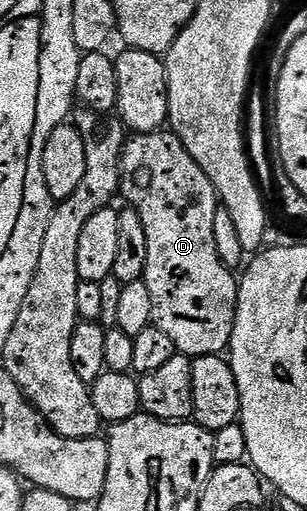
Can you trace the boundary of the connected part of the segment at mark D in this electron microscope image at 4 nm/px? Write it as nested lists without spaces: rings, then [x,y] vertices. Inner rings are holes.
[[[163,128],[161,130],[153,130],[150,134],[135,133],[133,136],[127,137],[126,144],[122,147],[122,185],[120,187],[120,194],[123,199],[126,197],[125,205],[129,207],[129,209],[135,210],[140,216],[140,220],[144,220],[144,233],[148,235],[148,264],[146,265],[146,276],[144,281],[148,288],[148,292],[152,296],[153,326],[160,328],[160,332],[166,333],[166,335],[172,339],[172,344],[177,353],[184,354],[191,360],[199,358],[200,356],[208,356],[209,354],[222,354],[230,345],[235,322],[239,321],[239,279],[236,277],[233,269],[225,266],[224,261],[222,261],[216,250],[213,224],[215,223],[216,212],[220,203],[218,201],[218,193],[214,190],[212,180],[208,180],[208,176],[204,176],[200,164],[196,164],[196,160],[192,160],[192,156],[188,156],[188,148],[184,148],[182,141],[180,141],[180,139],[169,129]]]

